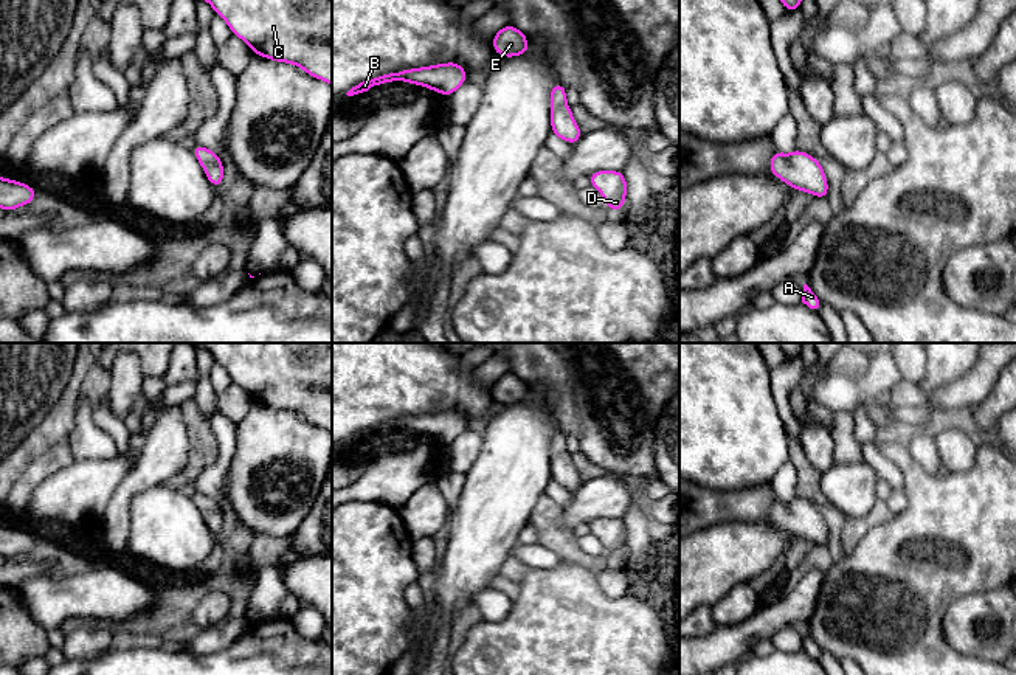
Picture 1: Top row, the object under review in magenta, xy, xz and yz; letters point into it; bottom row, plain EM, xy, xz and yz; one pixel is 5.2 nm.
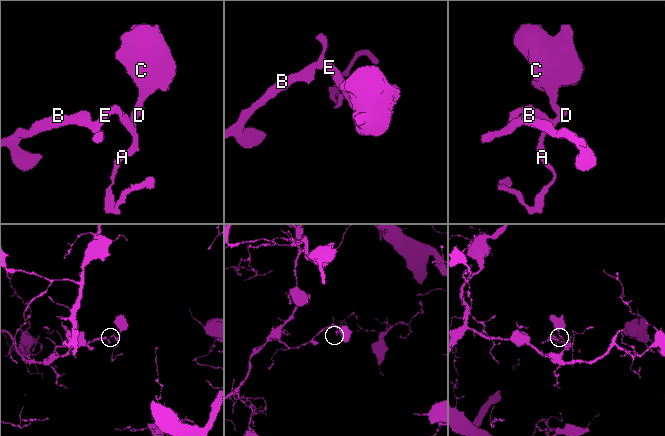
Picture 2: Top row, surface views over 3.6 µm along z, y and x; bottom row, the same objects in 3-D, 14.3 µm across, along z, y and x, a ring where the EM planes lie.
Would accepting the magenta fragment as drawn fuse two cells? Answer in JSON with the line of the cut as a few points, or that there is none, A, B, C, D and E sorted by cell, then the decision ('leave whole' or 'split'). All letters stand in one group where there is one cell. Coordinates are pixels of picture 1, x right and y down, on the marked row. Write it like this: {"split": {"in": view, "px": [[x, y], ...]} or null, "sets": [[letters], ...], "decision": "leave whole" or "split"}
{"split": null, "sets": [["A", "B", "C", "D", "E"]], "decision": "leave whole"}

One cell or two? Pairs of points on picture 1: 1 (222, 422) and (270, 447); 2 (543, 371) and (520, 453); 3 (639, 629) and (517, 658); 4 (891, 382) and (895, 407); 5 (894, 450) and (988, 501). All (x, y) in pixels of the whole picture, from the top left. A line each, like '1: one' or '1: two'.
1: two
2: two
3: one
4: two
5: one

